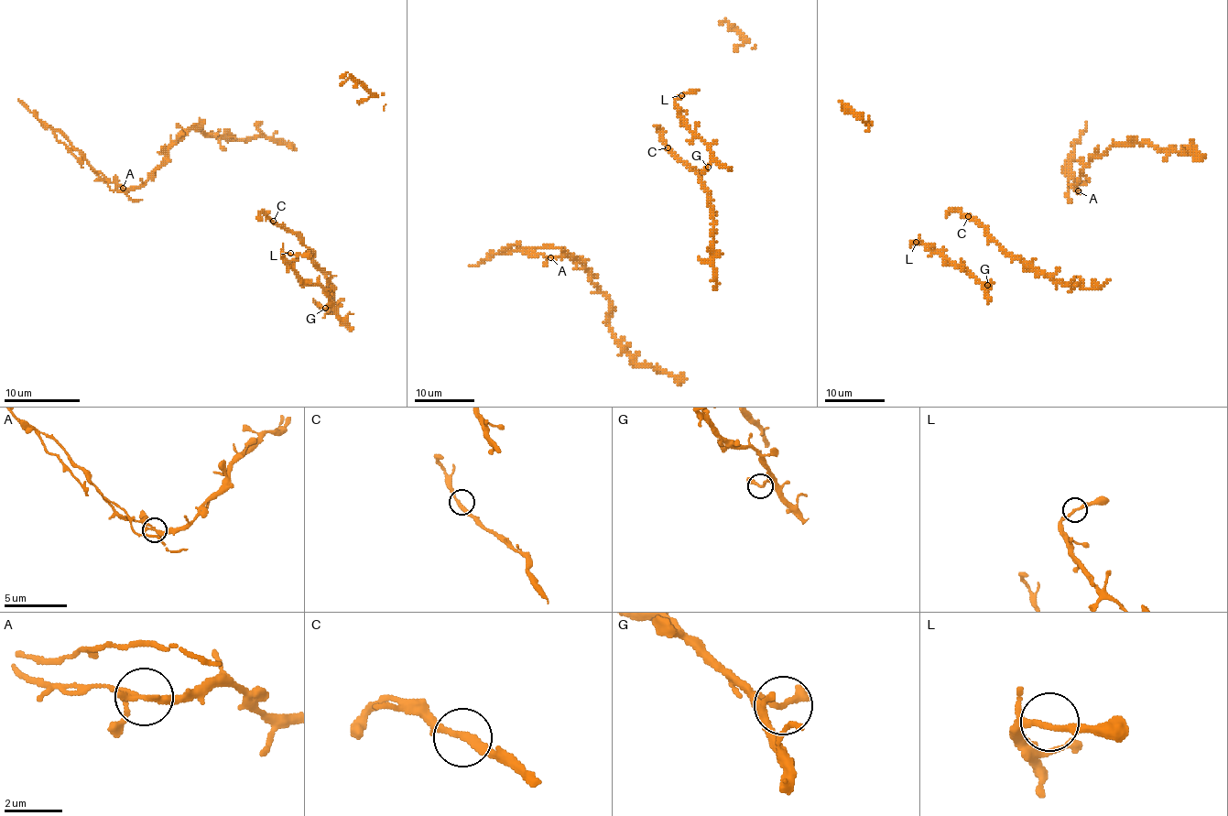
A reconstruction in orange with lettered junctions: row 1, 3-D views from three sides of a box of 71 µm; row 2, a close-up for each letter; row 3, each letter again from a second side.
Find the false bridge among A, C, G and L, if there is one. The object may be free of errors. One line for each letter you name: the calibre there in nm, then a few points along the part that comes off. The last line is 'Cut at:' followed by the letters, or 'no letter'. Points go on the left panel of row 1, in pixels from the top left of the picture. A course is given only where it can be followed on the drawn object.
A: calibre 240 nm; course (123, 188), (103, 180), (59, 131), (52, 131), (18, 99)
Cut at: A

